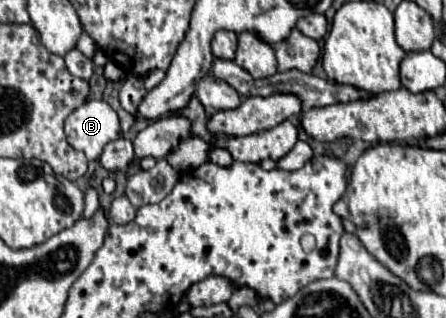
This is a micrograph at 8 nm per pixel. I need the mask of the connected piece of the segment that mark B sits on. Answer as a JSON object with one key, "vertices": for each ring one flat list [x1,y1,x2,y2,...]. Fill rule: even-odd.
{"vertices":[[86,100,80,108,76,108,68,120,66,120,66,138,68,144,80,152,86,154,88,160,98,160,104,146,116,138,120,138,120,124,118,124,118,114,106,104,104,100]]}

